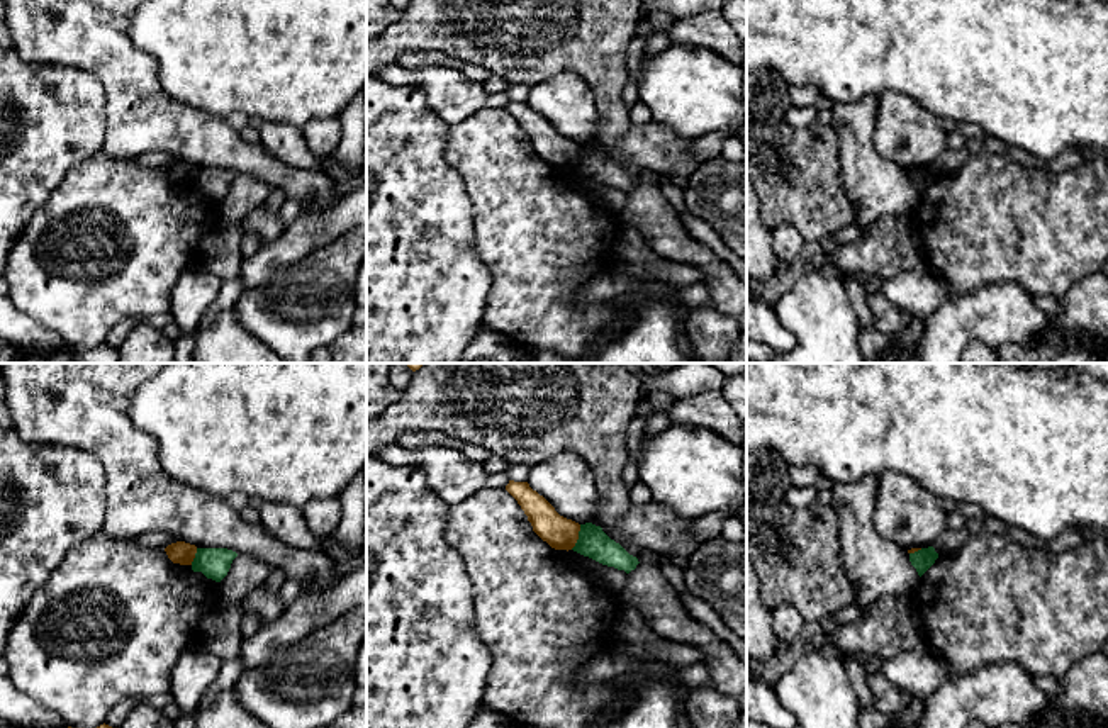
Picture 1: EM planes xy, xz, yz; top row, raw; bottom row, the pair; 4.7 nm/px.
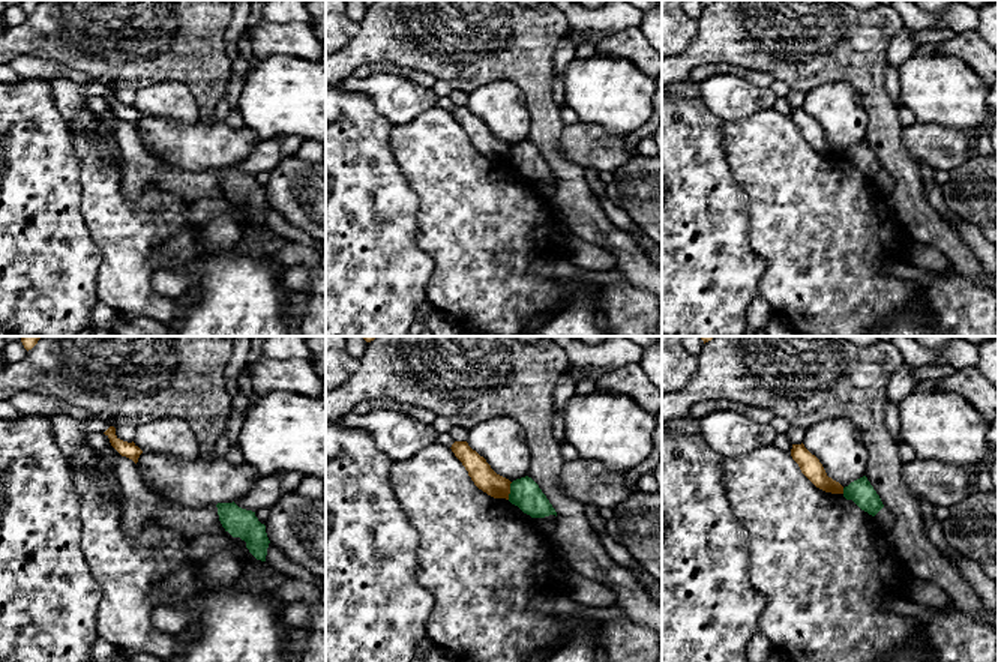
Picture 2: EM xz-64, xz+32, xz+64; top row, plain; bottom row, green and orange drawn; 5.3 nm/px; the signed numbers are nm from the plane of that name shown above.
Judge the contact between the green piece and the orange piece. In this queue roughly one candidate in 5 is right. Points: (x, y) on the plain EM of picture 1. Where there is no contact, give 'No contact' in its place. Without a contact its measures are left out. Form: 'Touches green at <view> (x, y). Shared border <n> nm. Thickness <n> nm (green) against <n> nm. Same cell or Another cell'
Touches green at xz (579, 156). Shared border 130 nm. Thickness 150 nm (green) against 160 nm. Another cell

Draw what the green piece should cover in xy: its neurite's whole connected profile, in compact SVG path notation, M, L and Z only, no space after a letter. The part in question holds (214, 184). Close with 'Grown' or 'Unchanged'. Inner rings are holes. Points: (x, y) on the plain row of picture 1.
M197 168L192 190L221 202L227 195L236 176L238 173L227 168Z. Unchanged

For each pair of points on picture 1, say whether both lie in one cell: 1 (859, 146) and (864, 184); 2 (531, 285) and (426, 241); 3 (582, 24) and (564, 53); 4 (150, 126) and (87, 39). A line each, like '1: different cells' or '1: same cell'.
1: same cell
2: different cells
3: same cell
4: same cell

